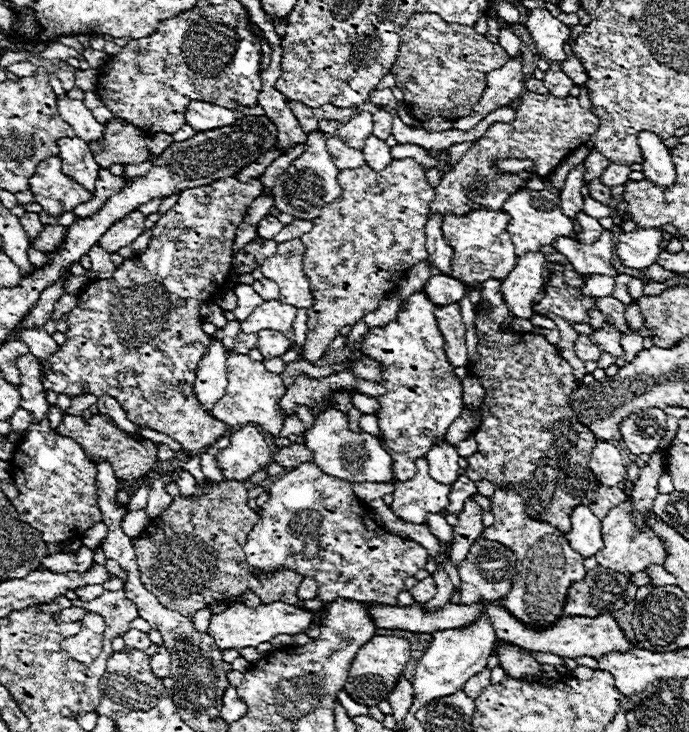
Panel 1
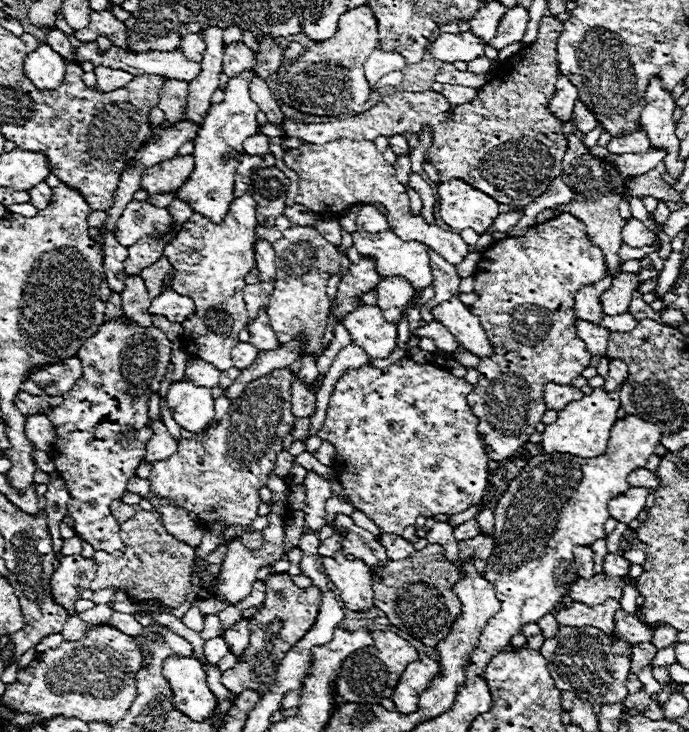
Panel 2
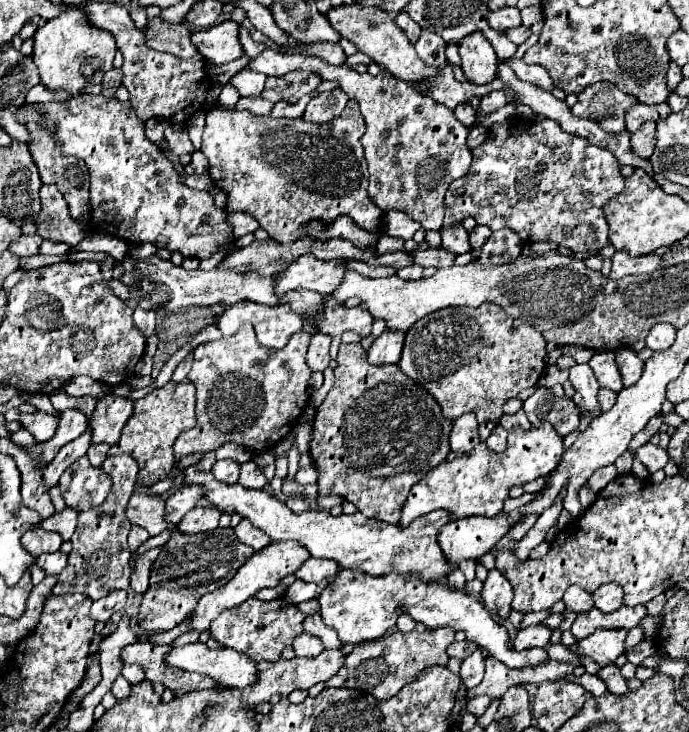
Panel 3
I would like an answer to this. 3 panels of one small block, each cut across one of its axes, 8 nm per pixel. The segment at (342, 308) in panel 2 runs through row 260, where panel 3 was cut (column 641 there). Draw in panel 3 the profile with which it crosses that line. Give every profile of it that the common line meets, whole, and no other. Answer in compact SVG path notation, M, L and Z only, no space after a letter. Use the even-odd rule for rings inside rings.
M622 348L620 352L616 352L616 364L620 368L620 374L624 378L624 388L634 384L640 374L642 374L642 366L644 366L644 360L638 358L636 350L632 348Z

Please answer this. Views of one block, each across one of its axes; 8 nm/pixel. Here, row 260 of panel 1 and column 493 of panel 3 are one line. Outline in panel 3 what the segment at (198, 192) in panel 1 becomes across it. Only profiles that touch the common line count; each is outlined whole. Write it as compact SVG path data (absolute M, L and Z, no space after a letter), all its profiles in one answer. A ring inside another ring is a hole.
M546 118L520 130L508 120L492 124L488 138L472 148L468 174L454 180L446 192L444 228L472 216L490 230L516 230L526 244L556 242L572 252L596 252L608 244L602 206L624 190L620 166L608 150L566 134L558 122Z

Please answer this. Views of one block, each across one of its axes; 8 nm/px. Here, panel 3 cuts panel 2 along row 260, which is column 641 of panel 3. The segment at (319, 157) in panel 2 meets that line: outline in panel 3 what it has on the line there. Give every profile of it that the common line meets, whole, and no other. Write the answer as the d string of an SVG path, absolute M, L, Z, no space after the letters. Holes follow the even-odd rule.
M650 442L644 444L644 446L636 452L636 458L648 468L650 474L654 474L656 470L664 468L664 466L668 464L668 460L670 460L664 448L660 448L660 446L652 446Z

